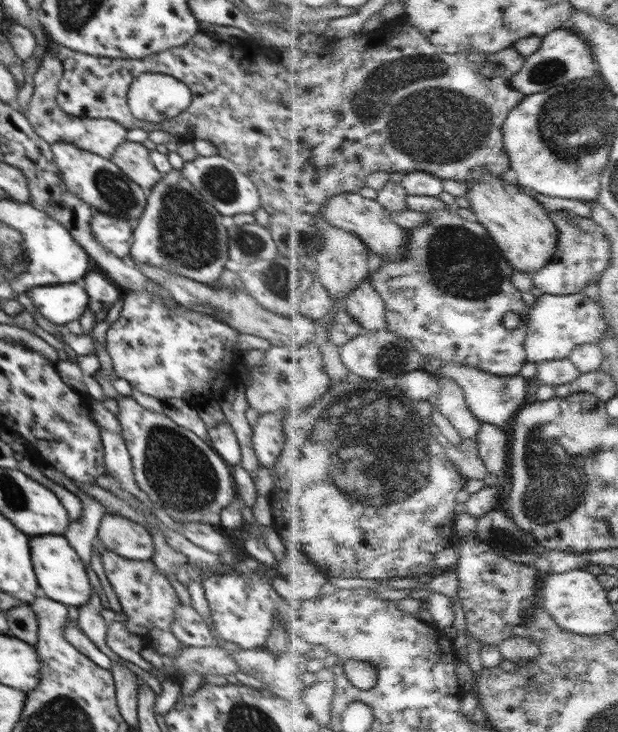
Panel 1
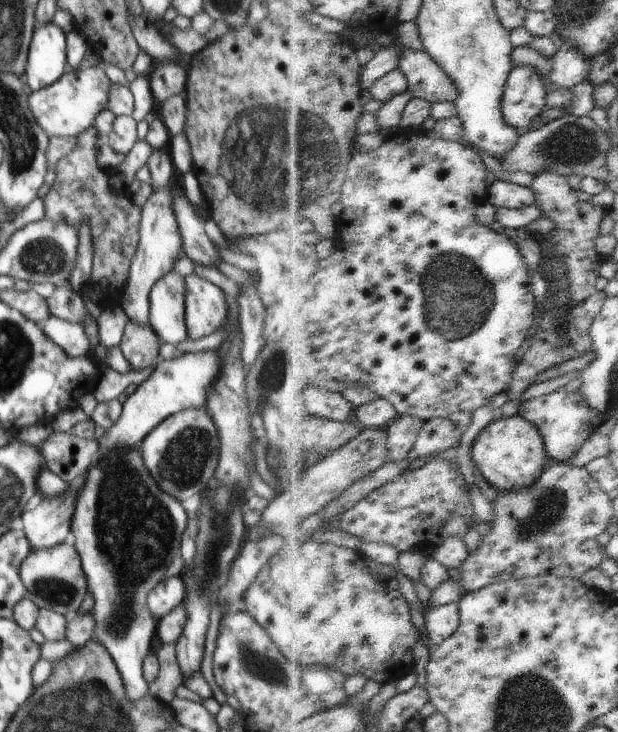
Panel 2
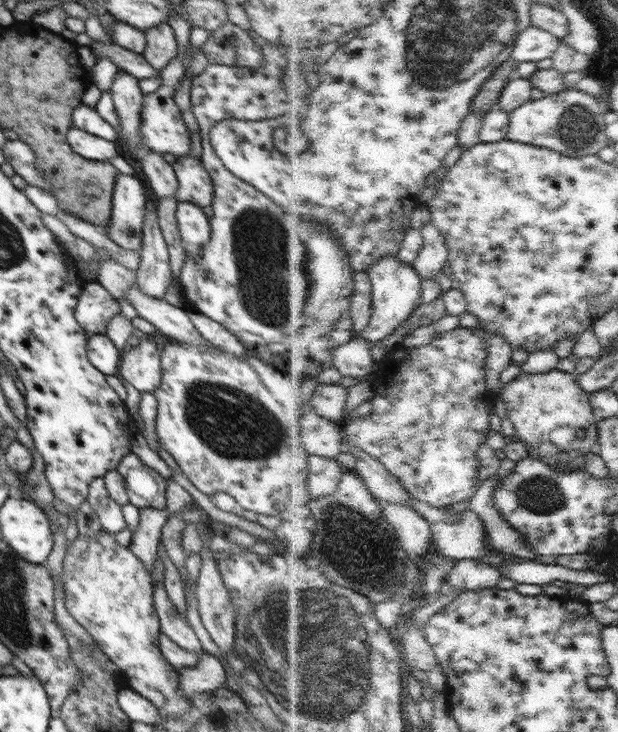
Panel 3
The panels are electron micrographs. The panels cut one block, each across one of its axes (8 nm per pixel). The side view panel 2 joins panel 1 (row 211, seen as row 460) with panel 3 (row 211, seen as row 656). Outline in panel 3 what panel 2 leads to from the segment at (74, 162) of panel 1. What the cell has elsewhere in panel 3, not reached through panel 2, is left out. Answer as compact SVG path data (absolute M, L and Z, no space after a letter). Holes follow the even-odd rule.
M117 174L112 194L112 210L109 226L102 232L118 246L129 251L142 248L145 219L146 192L141 180L133 175Z

